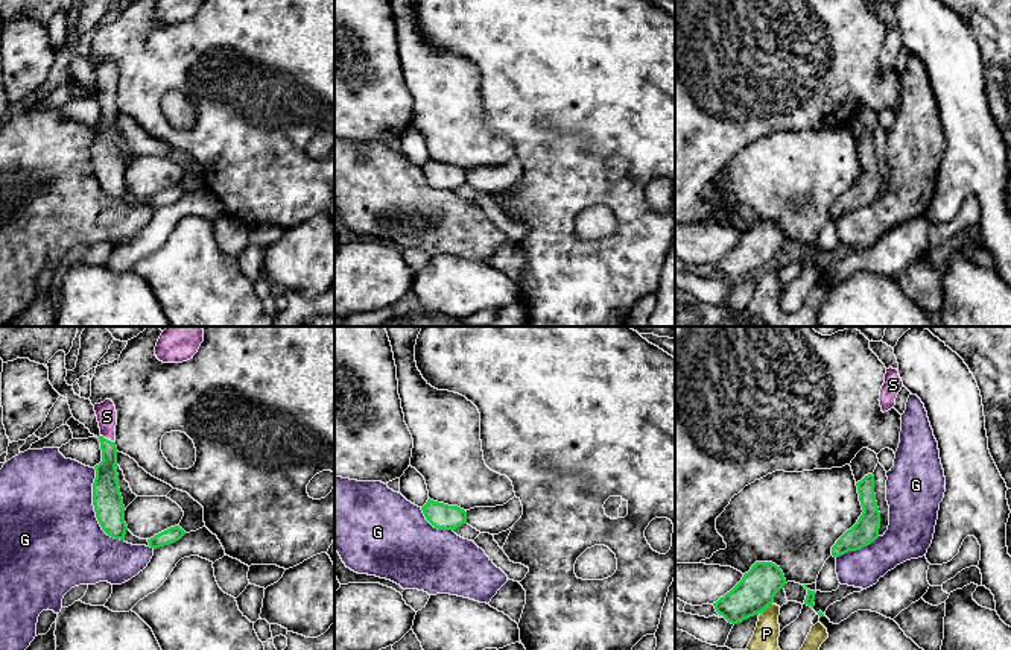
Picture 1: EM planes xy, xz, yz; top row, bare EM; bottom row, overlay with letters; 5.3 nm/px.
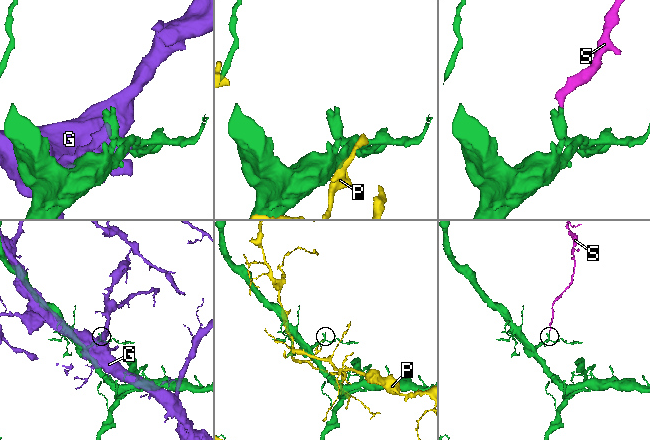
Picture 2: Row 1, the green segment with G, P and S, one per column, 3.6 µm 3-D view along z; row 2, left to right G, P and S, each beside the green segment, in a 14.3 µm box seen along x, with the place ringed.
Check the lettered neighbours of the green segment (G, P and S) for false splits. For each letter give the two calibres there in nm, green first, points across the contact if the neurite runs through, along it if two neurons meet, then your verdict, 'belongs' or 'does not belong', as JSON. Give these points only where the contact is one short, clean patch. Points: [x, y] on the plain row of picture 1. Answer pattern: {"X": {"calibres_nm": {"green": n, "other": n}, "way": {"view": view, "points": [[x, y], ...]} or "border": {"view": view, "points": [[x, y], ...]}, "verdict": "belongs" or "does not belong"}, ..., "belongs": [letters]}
{"G": {"calibres_nm": {"green": 160, "other": 500}, "verdict": "does not belong"}, "P": {"calibres_nm": {"green": 200, "other": 150}, "verdict": "does not belong"}, "S": {"calibres_nm": {"green": 140, "other": 110}, "way": {"view": "xy", "points": [[105, 146], [107, 99], [107, 76]]}, "verdict": "belongs"}, "belongs": ["S"]}

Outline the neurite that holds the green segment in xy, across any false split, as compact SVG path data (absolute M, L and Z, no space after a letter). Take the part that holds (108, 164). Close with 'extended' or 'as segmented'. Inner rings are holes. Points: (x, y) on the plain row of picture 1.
M111 59L94 64L94 71L100 88L97 99L100 102L102 121L94 126L93 166L102 190L114 199L125 200L128 185L116 128L119 112L116 106L117 71Z; extended

